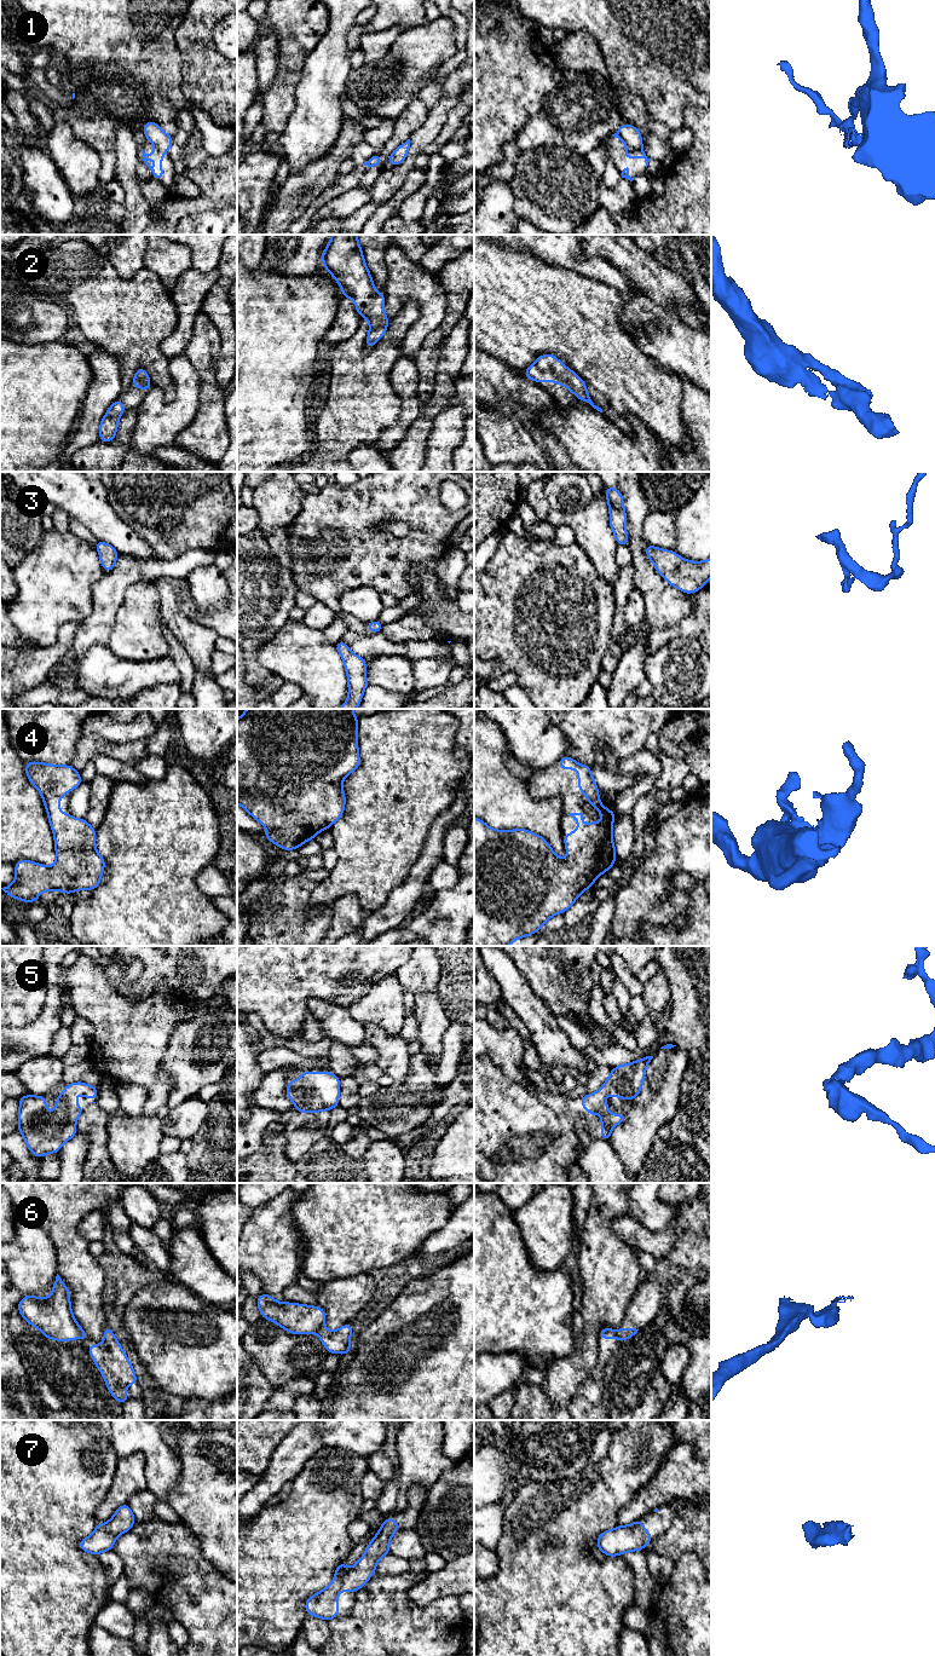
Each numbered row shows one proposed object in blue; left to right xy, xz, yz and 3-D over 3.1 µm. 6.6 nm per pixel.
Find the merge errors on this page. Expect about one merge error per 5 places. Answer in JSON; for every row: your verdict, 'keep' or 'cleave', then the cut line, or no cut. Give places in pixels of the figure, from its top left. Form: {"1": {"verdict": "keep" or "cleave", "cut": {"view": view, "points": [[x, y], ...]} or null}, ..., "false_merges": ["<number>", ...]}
{"1": {"verdict": "cleave", "cut": {"view": "yz", "points": [[627, 146], [641, 149]]}}, "2": {"verdict": "keep", "cut": null}, "3": {"verdict": "keep", "cut": null}, "4": {"verdict": "keep", "cut": null}, "5": {"verdict": "keep", "cut": null}, "6": {"verdict": "cleave", "cut": {"view": "xz", "points": [[323, 1325], [316, 1332]]}}, "7": {"verdict": "keep", "cut": null}, "false_merges": ["1", "6"]}

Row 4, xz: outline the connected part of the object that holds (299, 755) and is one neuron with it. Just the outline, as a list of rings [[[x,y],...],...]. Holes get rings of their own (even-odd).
[[[247,709],[237,720],[237,803],[266,826],[267,839],[284,850],[298,849],[342,817],[342,779],[359,766],[353,709]]]

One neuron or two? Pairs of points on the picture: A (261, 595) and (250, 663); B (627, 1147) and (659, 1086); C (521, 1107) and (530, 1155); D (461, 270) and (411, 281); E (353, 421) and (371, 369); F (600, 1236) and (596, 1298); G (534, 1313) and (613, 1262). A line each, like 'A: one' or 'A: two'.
A: one
B: one
C: one
D: two
E: one
F: one
G: two

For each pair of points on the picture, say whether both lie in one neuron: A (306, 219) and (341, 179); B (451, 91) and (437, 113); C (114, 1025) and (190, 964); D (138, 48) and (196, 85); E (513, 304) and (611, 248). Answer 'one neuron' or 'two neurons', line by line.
A: one neuron
B: one neuron
C: two neurons
D: two neurons
E: two neurons

